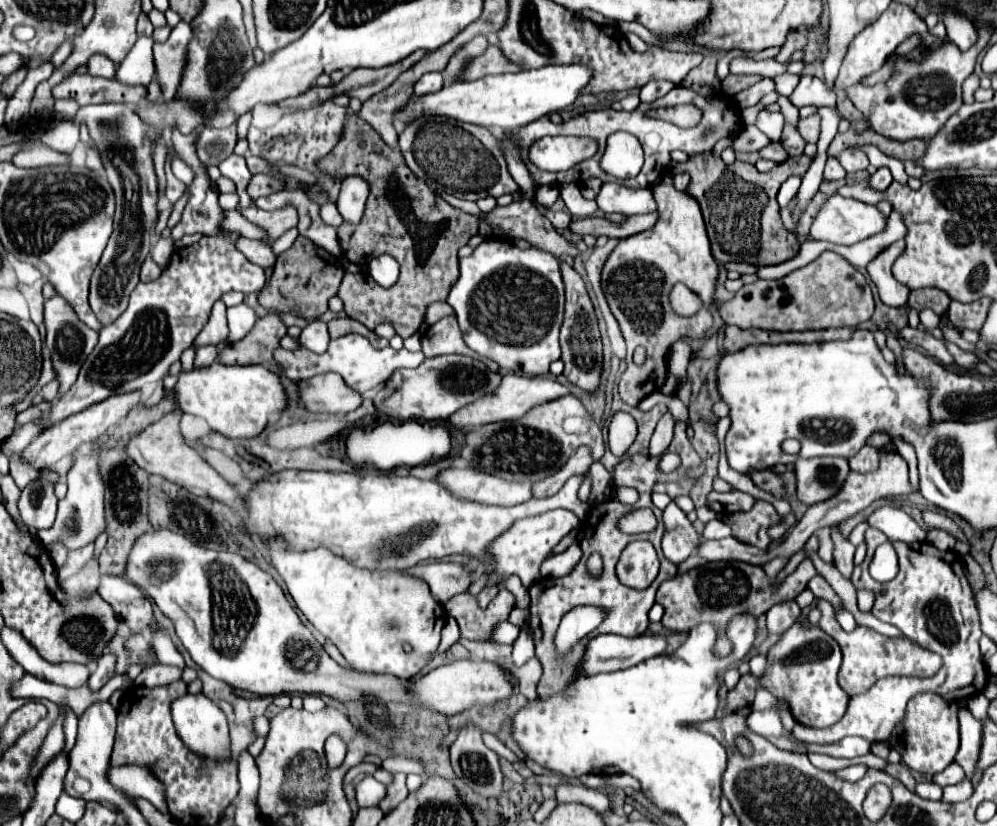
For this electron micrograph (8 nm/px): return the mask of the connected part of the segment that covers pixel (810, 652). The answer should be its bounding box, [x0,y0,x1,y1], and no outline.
[727,622,849,728]

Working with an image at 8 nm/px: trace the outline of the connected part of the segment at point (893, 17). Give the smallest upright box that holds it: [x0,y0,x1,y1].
[835,2,943,88]

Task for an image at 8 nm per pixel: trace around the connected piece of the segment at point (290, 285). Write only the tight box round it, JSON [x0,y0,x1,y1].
[257,236,345,320]

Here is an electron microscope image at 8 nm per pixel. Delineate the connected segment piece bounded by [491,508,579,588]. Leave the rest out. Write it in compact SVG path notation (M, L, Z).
M549 510L545 514L539 516L531 516L531 518L523 518L517 520L505 534L501 534L493 544L491 544L491 552L497 558L497 574L499 576L509 576L509 574L517 574L523 582L523 586L533 586L541 574L541 562L549 556L551 548L563 538L567 536L575 526L579 524L579 518L571 512L571 510Z

